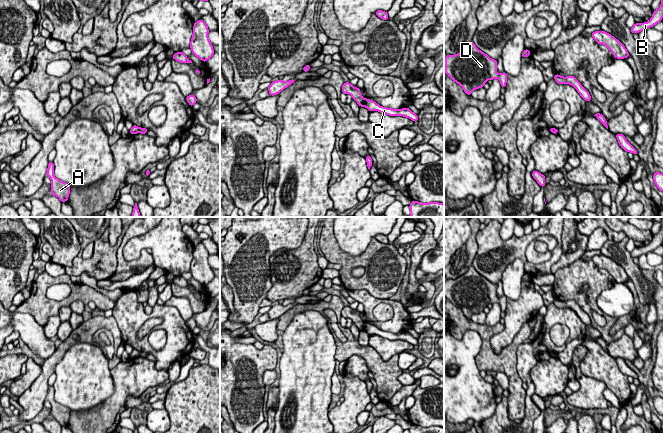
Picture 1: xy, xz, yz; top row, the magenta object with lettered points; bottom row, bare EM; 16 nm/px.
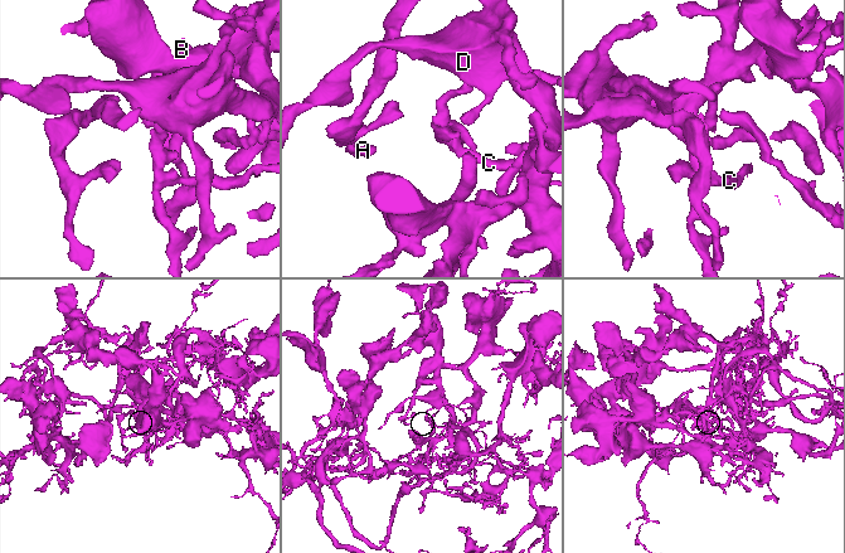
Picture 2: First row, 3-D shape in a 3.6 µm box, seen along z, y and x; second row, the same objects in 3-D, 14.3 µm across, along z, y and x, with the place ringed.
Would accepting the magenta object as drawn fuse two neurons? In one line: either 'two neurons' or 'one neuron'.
two neurons

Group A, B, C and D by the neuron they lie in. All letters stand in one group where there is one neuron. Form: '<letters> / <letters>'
A B D / C

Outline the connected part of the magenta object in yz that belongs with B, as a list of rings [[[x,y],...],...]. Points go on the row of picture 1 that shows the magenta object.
[[[661,0],[660,7],[653,11],[653,15],[651,19],[645,23],[635,23],[634,26],[631,29],[632,34],[639,33],[643,30],[646,30],[649,27],[653,27],[658,22],[662,21],[663,18],[663,0]]]

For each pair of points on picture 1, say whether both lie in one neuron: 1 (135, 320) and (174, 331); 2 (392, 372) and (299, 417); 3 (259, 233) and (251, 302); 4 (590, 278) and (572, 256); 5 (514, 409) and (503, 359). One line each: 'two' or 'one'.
1: one
2: two
3: one
4: two
5: one

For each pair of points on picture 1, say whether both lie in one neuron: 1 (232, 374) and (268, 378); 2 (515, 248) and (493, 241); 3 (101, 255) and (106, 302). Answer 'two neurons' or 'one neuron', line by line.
1: two neurons
2: one neuron
3: two neurons

